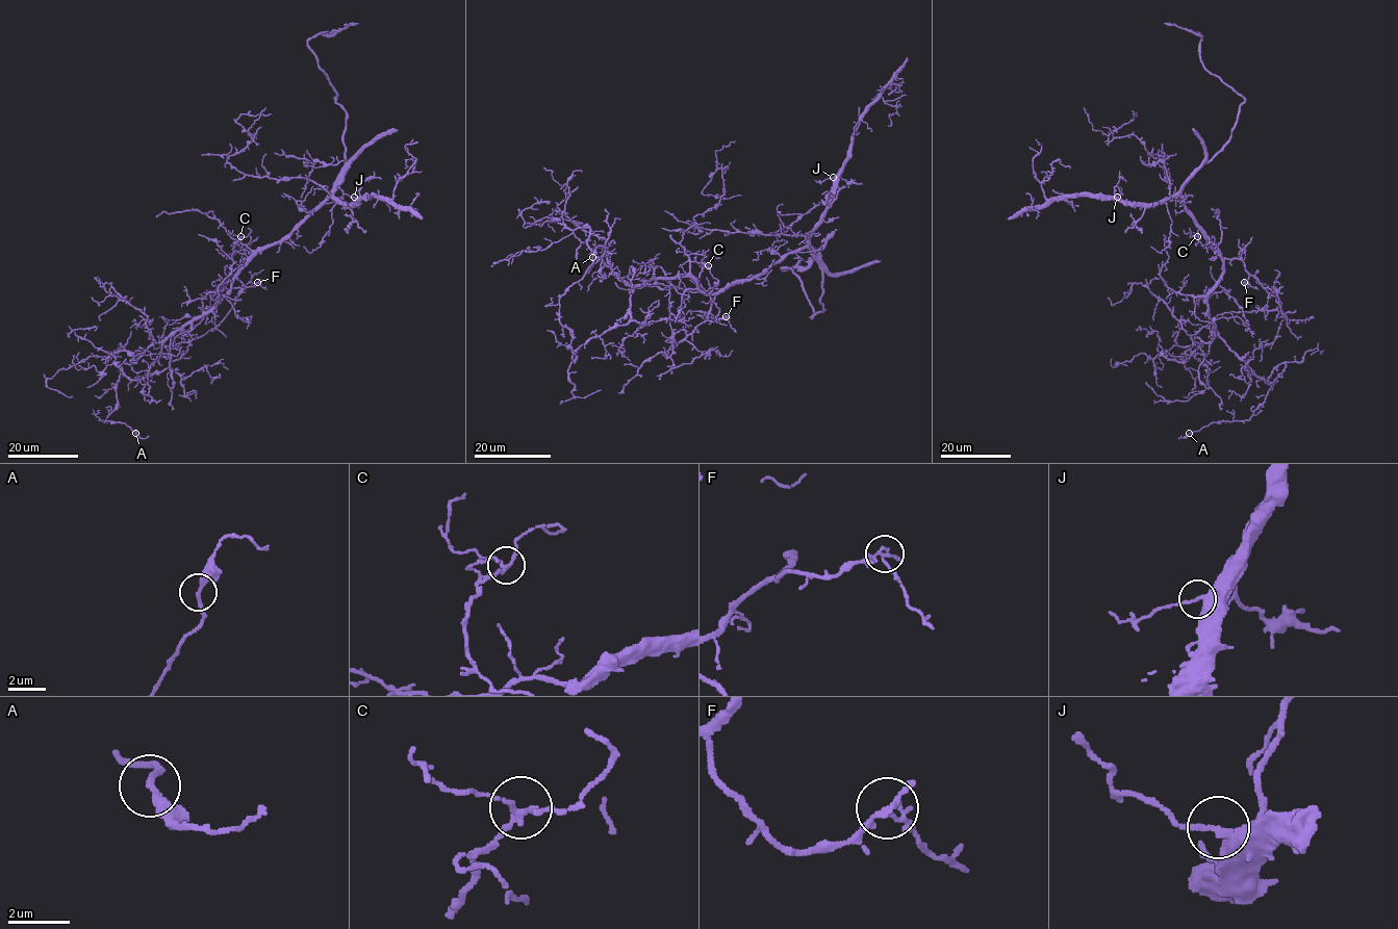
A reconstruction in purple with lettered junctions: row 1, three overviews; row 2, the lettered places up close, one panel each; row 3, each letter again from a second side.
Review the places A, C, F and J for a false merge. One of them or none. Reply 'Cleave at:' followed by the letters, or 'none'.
Cleave at: F

